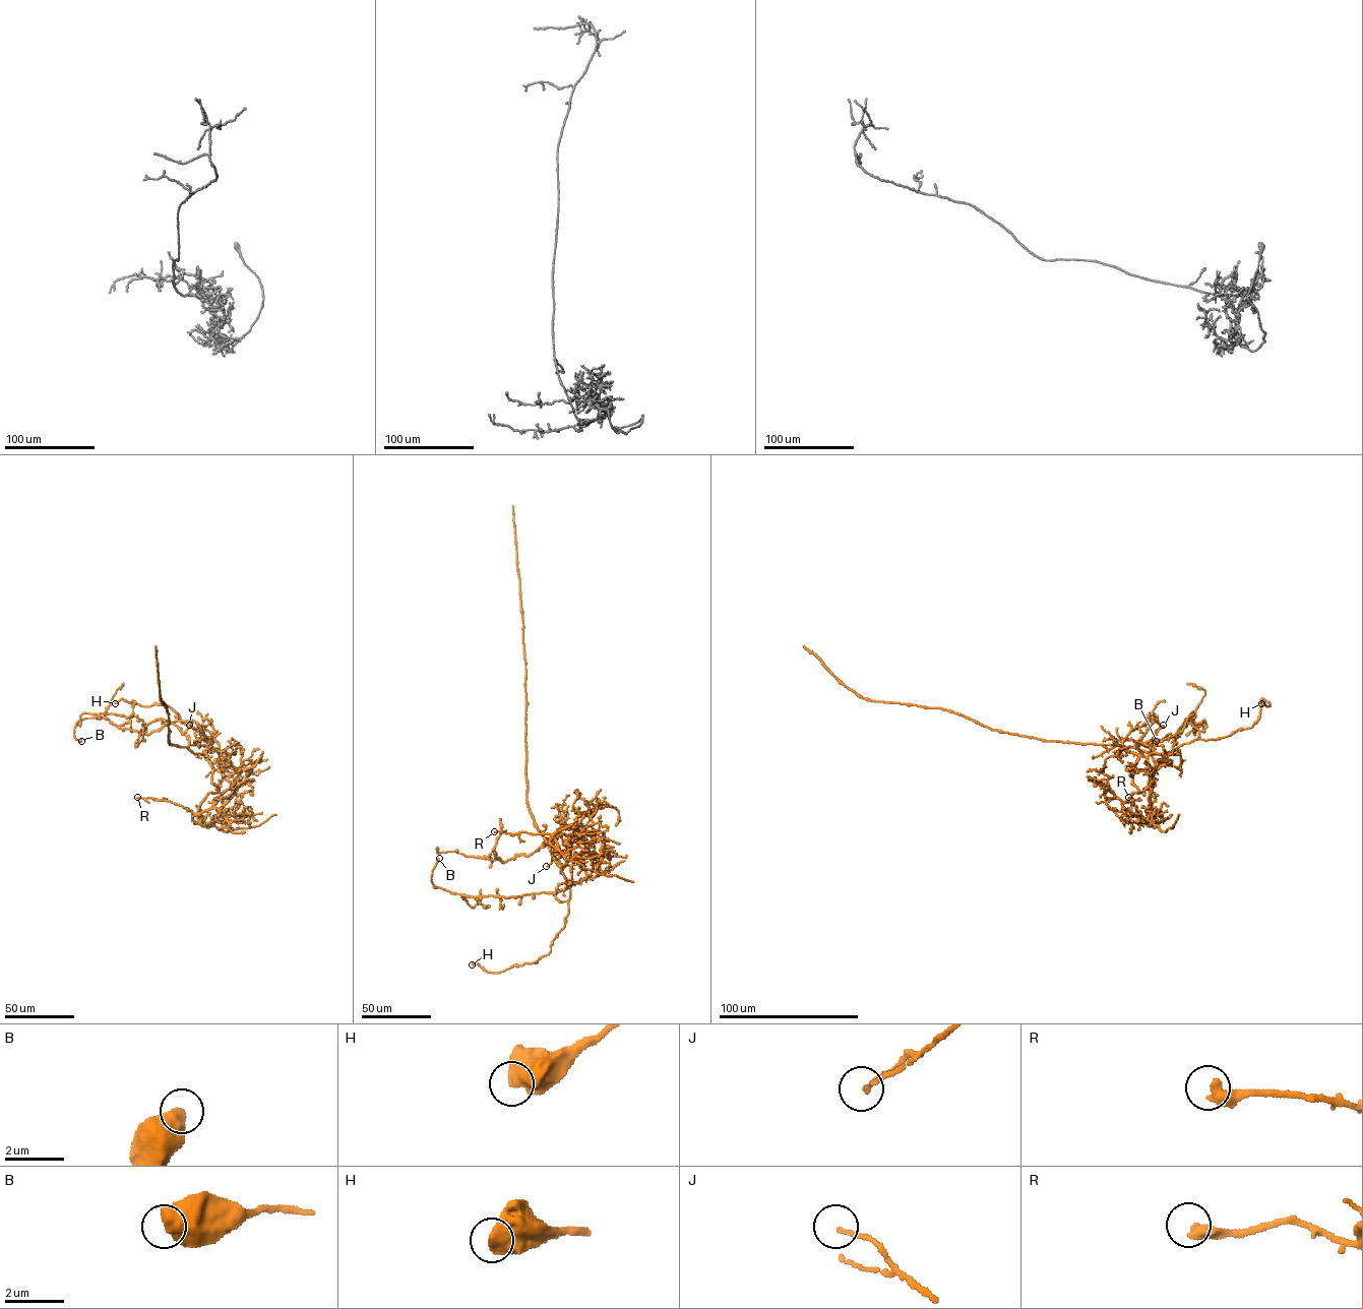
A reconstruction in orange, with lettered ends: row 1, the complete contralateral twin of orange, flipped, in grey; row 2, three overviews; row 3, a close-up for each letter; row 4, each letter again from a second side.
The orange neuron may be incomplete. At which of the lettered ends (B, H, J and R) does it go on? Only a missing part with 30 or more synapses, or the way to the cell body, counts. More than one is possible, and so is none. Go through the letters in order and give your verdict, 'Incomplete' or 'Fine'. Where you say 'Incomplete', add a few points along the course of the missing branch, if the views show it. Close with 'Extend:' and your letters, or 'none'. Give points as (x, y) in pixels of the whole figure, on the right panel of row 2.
B: Fine
H: Fine
J: Fine
R: Fine
Extend: none

